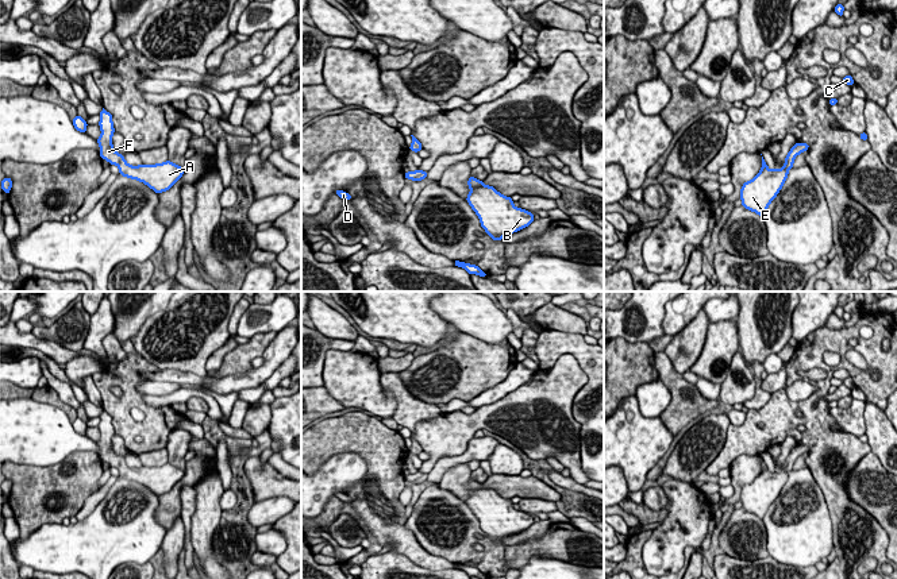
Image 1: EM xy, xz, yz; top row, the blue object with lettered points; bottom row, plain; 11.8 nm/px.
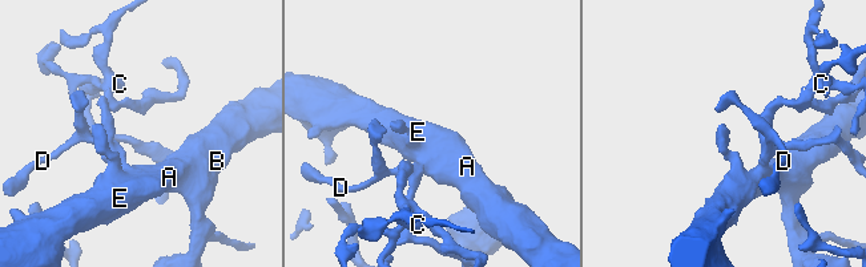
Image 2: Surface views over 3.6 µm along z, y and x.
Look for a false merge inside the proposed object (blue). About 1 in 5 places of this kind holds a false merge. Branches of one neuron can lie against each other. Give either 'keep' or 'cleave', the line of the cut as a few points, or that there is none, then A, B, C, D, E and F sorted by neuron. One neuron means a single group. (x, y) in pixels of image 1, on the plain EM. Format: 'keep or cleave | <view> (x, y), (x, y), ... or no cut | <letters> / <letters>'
keep | no cut | A B C D E F

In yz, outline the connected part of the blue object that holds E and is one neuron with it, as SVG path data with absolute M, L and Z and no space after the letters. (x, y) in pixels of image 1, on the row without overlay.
M796 445L785 460L785 468L779 472L770 472L762 459L761 474L751 483L744 485L740 491L742 507L763 520L770 505L784 489L794 460L808 451L809 447L806 445Z

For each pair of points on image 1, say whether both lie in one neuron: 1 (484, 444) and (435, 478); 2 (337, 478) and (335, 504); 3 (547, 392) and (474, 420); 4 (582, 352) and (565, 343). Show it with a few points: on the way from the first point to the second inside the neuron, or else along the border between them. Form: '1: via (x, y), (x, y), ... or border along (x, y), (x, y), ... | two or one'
1: via (472, 452), (445, 466) | one
2: border along (334, 494), (315, 518) | two
3: via (530, 402), (507, 404), (492, 412) | one
4: via (578, 348), (569, 343) | one

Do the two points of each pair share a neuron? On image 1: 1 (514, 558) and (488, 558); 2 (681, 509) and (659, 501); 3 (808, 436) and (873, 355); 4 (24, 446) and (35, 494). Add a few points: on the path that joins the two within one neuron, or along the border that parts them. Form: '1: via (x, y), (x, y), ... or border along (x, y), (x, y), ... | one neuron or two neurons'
1: border along (531, 539), (509, 544), (505, 548), (505, 564) | two neurons
2: border along (661, 487), (668, 500), (665, 508) | two neurons
3: via (822, 408), (830, 373), (838, 366), (854, 371) | one neuron
4: border along (14, 462), (35, 466), (60, 463) | two neurons

